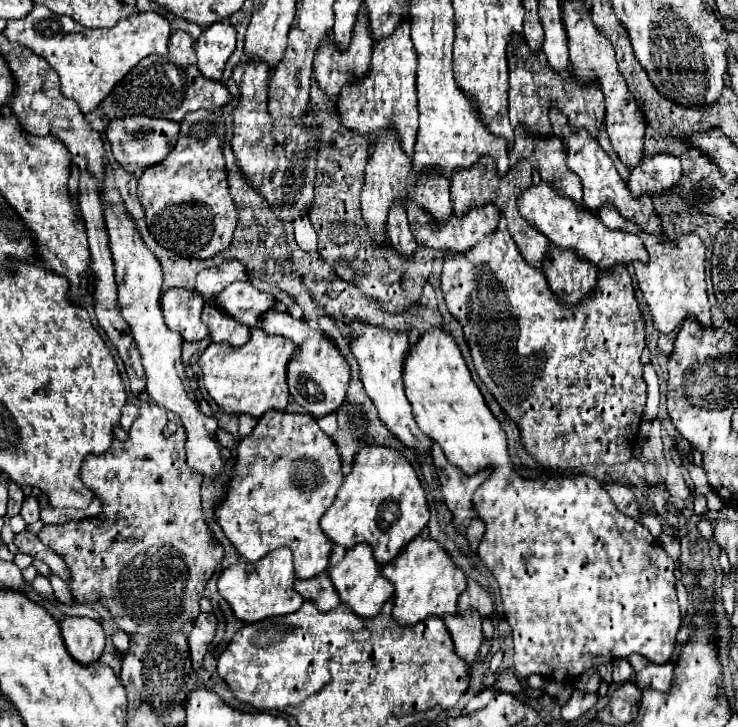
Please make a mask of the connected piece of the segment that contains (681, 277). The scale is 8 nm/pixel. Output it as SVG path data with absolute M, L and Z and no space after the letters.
M652 234L640 236L644 240L644 248L650 256L648 264L634 264L636 278L638 278L638 290L644 296L644 308L648 312L648 318L652 320L654 328L662 334L670 334L676 330L686 318L694 318L700 322L700 326L710 328L710 304L706 294L706 278L704 278L704 244L696 234L686 234L678 238L678 244L674 242L660 242Z

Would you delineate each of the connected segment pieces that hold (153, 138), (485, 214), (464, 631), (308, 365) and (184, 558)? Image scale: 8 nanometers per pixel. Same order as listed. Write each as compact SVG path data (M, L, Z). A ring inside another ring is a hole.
M130 116L124 120L114 120L106 128L106 136L112 144L112 154L116 162L130 174L138 176L146 168L162 162L174 148L178 140L178 122L164 118L148 118L148 116Z
M412 200L406 204L406 212L408 212L408 224L412 228L412 234L414 234L414 240L430 250L436 250L436 252L456 252L456 254L462 254L466 250L470 250L474 244L478 244L484 236L492 234L496 230L496 224L500 220L500 214L498 210L492 206L492 204L486 204L486 206L480 206L480 208L474 208L472 212L468 212L464 218L458 218L458 216L452 216L448 224L434 224L434 218L424 212L422 208L418 208L416 204L412 204Z
M468 610L464 616L444 616L444 624L452 636L454 652L470 668L476 664L476 656L482 644L482 618L478 612Z
M278 306L264 312L260 318L260 328L268 334L282 334L298 346L296 356L288 362L288 388L294 402L298 402L306 412L312 412L316 418L336 412L336 408L344 402L350 380L350 368L340 350L318 328L308 326L304 320L292 318L288 310L278 310Z
M148 404L140 406L138 418L132 422L132 426L128 430L128 440L120 442L118 438L114 438L112 448L108 452L104 452L104 456L88 456L88 460L84 460L84 468L80 468L80 478L84 480L84 486L92 488L94 496L102 500L102 512L96 514L94 518L70 522L74 526L72 530L64 530L64 524L56 524L56 526L44 526L38 532L38 538L44 544L48 544L56 554L60 554L64 558L64 562L68 564L70 574L72 574L70 590L72 590L74 598L80 604L96 604L96 602L102 604L112 614L112 620L118 624L118 628L128 632L128 634L148 634L148 632L184 632L184 634L188 634L194 626L196 616L200 614L198 602L200 602L200 596L204 594L204 586L224 558L224 548L218 540L214 540L212 532L208 530L204 516L202 516L202 508L200 508L200 484L202 484L204 476L200 476L200 472L192 472L192 468L186 466L186 448L184 448L186 432L180 426L174 436L166 438L162 434L164 428L166 428L166 410L164 408L160 408L156 404L154 406L148 406Z

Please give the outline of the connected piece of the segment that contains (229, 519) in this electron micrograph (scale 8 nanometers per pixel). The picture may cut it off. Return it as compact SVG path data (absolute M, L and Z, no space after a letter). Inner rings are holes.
M268 410L268 412L264 412L264 416L258 420L258 424L254 426L252 434L238 442L236 458L234 458L234 470L232 470L230 480L228 480L228 492L226 492L226 496L216 504L216 510L214 510L216 522L218 522L220 528L224 530L226 538L234 544L234 548L238 550L238 554L240 554L242 558L246 558L248 562L256 562L256 560L264 558L268 552L272 552L272 550L276 550L276 548L280 548L280 546L286 546L286 548L292 550L292 556L294 556L296 578L306 580L306 578L310 578L310 576L318 576L318 574L322 574L322 572L328 568L330 550L332 550L332 542L328 540L328 536L326 536L324 532L320 532L320 524L318 524L318 522L320 522L322 514L332 506L332 502L334 502L334 498L336 498L336 492L338 492L338 488L340 488L342 482L344 482L344 474L342 474L340 466L342 466L342 462L340 462L340 456L338 456L338 452L336 452L334 440L332 440L330 436L326 436L326 434L318 428L314 416L310 416L310 414L280 412L280 410Z

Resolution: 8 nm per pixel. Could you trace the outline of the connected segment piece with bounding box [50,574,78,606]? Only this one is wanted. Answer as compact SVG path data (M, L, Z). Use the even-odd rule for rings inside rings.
M52 574L52 576L50 576L50 582L52 582L52 588L54 588L56 598L58 598L62 604L68 604L68 606L78 604L76 600L72 600L72 594L68 592L68 586L62 582L62 578L58 578L56 574Z

